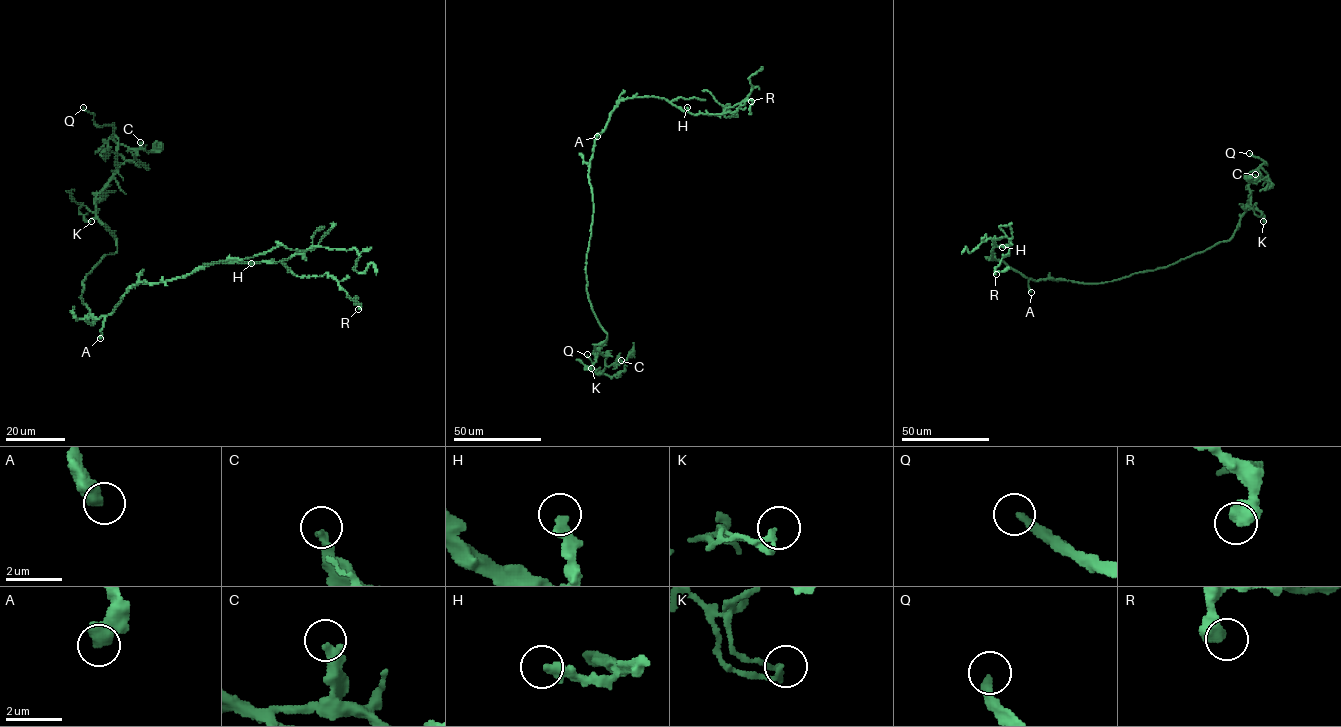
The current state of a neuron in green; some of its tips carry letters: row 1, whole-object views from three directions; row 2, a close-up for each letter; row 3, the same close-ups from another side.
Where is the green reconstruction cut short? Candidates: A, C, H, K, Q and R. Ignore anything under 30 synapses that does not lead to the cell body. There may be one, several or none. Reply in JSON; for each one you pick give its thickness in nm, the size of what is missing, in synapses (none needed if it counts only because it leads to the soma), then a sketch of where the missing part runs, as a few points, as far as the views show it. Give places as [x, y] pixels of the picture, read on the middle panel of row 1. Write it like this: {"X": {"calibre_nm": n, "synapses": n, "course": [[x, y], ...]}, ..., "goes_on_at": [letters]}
{"Q": {"calibre_nm": 280}, "goes_on_at": ["Q"]}

